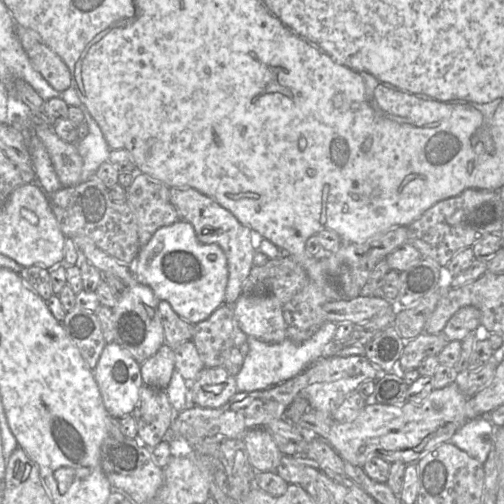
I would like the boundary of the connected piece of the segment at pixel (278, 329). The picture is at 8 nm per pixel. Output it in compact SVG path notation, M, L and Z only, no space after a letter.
M242 293L233 305L237 327L247 336L269 344L287 338L282 303L271 294Z

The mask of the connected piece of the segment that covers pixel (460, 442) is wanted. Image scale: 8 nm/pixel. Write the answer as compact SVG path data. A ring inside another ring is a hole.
M489 415L477 417L471 420L467 420L453 434L449 441L484 465L494 445L494 432L496 428L499 427L492 424L492 422L489 420Z

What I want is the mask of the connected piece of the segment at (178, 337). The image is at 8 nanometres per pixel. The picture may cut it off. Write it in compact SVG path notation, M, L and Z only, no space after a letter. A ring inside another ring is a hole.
M159 300L158 311L164 329L165 343L173 350L187 341L192 341L194 325L183 320L164 300Z

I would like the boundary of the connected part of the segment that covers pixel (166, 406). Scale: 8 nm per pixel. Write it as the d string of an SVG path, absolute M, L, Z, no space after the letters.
M143 385L132 412L139 441L150 449L157 446L163 440L175 414L164 390Z

